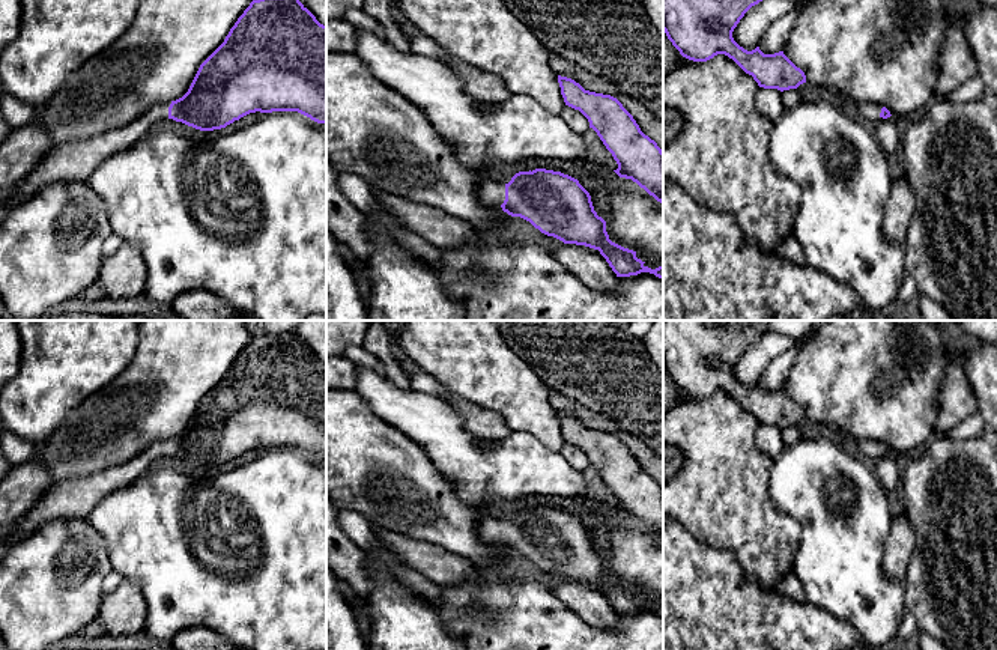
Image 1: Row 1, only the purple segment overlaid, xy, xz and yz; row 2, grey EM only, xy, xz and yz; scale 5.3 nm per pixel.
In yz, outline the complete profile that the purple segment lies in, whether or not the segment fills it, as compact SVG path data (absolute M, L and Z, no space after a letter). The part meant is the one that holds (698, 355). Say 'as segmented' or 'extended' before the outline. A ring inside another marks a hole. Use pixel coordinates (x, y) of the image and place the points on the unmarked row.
as segmented; M663 320L663 369L689 397L725 391L759 424L797 426L806 412L783 388L764 391L759 384L747 388L732 375L744 351L767 333L767 320Z

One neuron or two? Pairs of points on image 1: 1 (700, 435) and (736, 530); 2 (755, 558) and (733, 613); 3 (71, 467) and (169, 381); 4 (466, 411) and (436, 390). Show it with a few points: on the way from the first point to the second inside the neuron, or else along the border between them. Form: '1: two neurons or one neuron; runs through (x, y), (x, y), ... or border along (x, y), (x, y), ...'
1: one neuron; runs through (718, 459), (724, 467), (724, 488), (731, 506)
2: two neurons; border along (725, 549), (734, 555), (748, 580), (773, 592)
3: one neuron; runs through (93, 443), (115, 422), (119, 422), (145, 403)
4: one neuron; runs through (459, 407), (444, 396)

